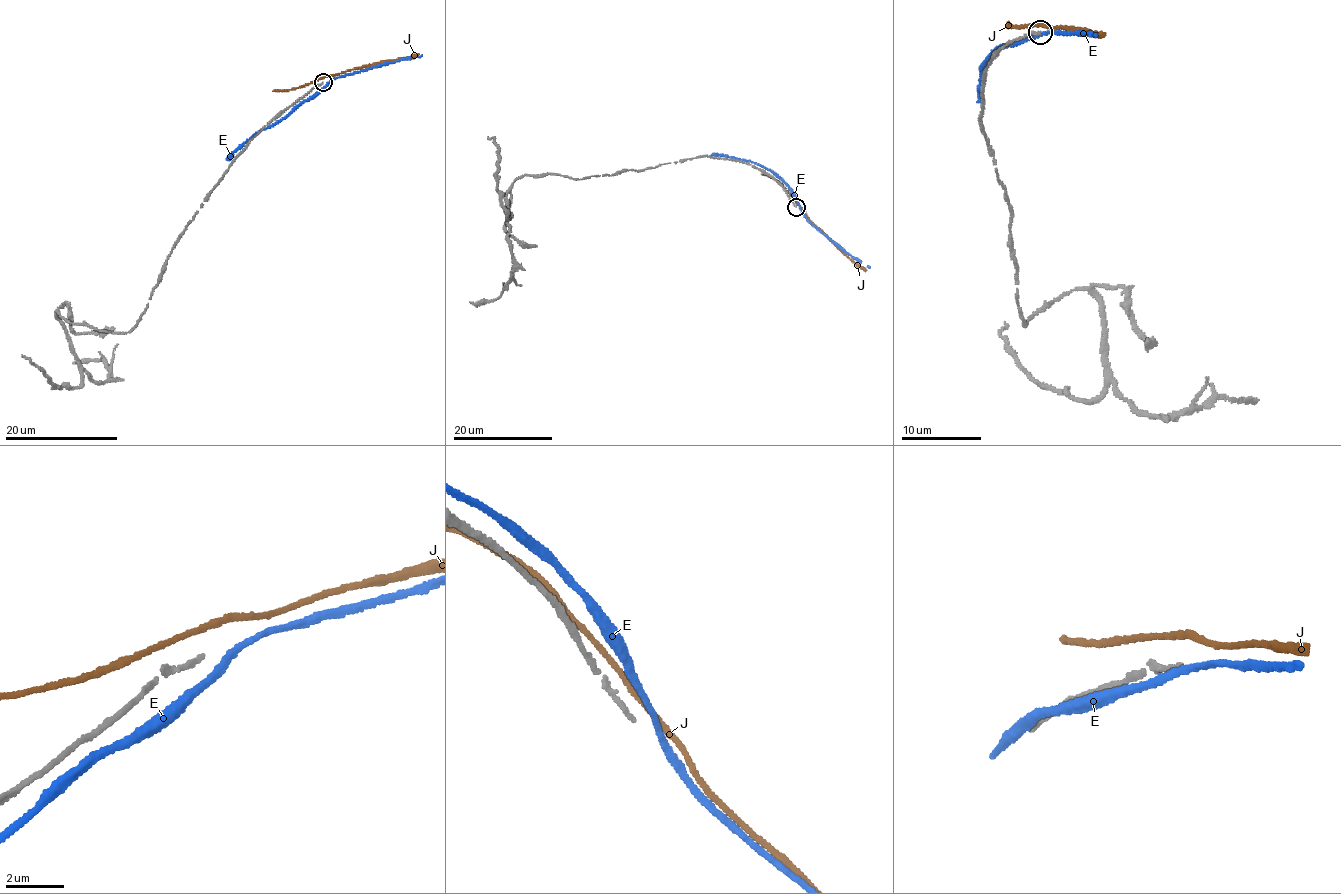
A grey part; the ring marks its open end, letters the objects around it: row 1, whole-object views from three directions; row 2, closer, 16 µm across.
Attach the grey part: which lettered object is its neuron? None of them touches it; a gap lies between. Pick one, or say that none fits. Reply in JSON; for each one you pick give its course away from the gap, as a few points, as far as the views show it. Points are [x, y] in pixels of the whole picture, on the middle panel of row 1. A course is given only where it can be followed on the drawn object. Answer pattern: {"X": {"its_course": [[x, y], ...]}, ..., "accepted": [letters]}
{"accepted": []}

